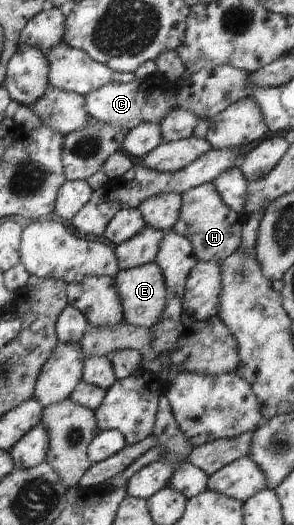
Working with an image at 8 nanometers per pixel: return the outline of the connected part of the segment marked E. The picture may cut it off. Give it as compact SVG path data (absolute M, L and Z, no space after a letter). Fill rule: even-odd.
M154 261L115 275L126 323L151 328L163 316L167 302L165 279Z

